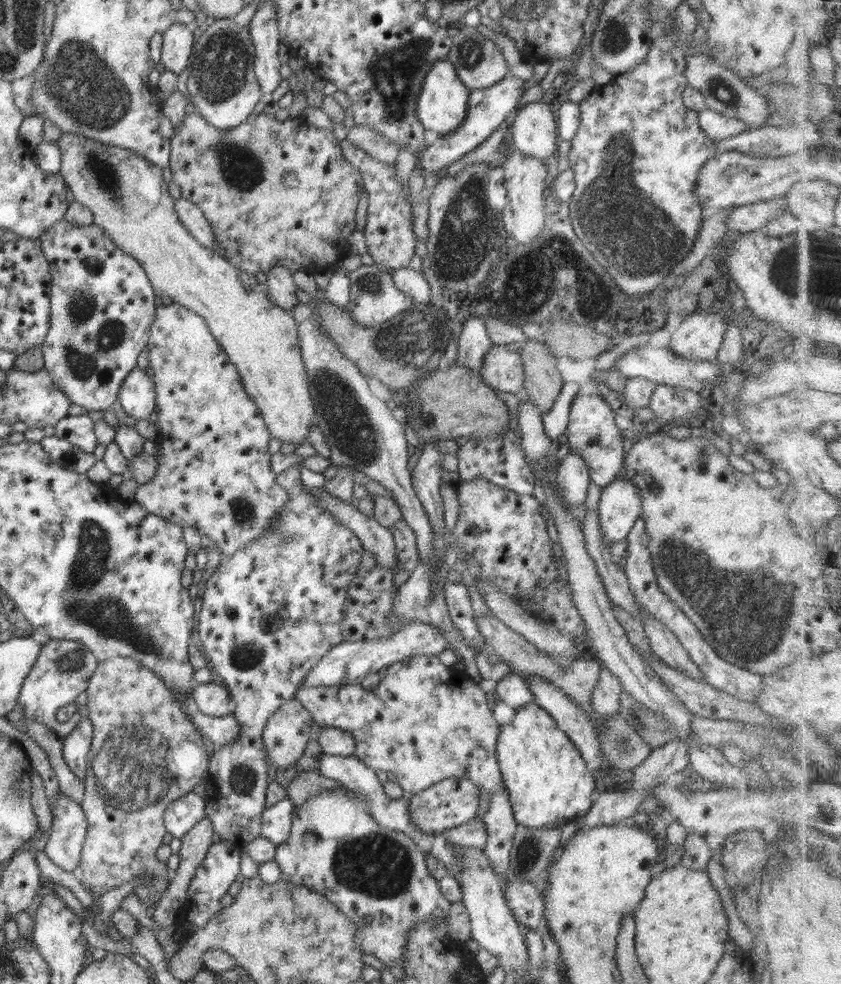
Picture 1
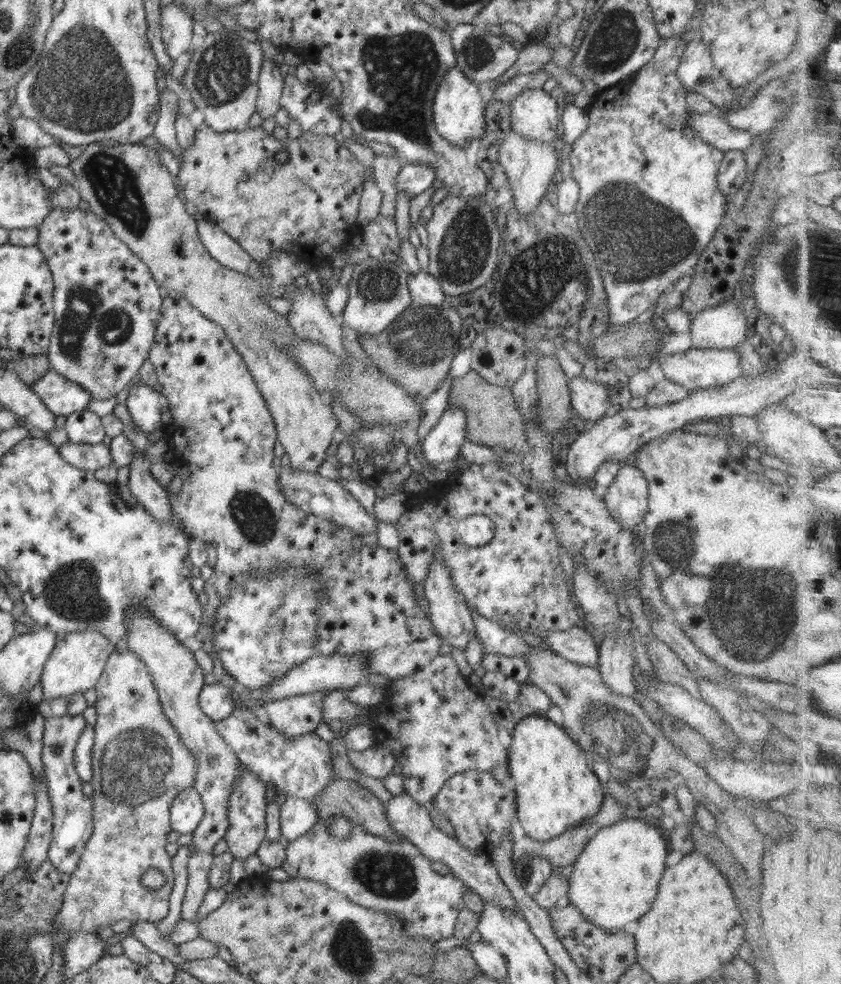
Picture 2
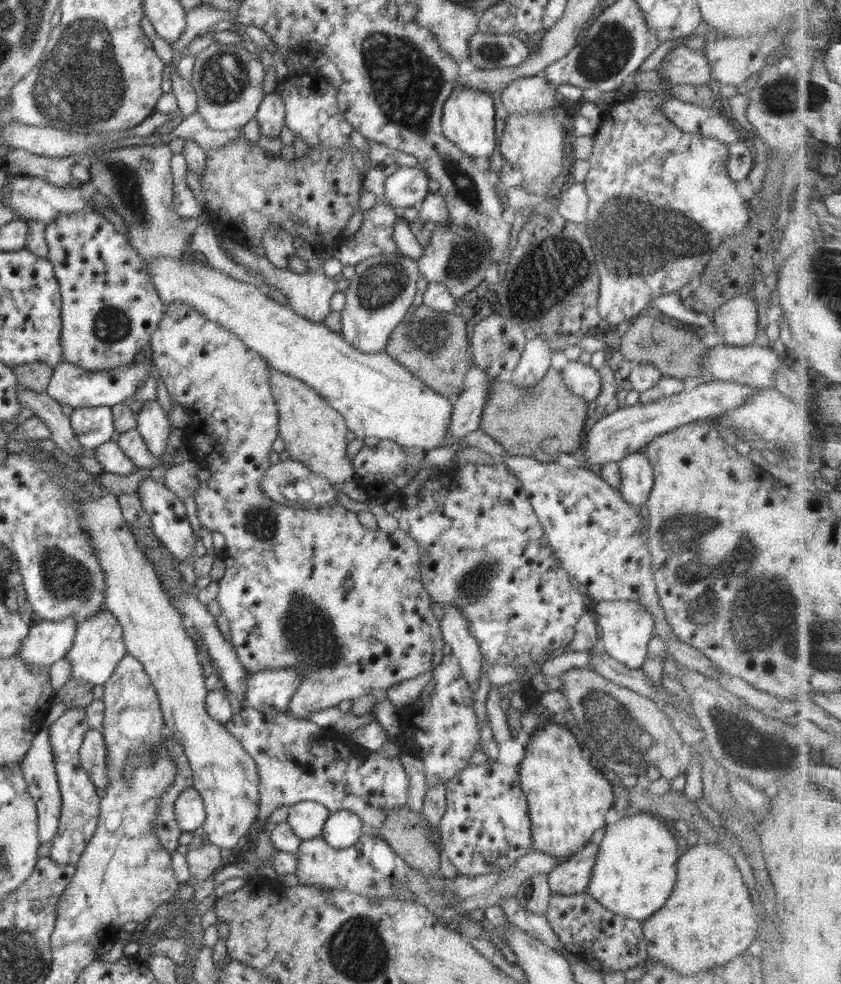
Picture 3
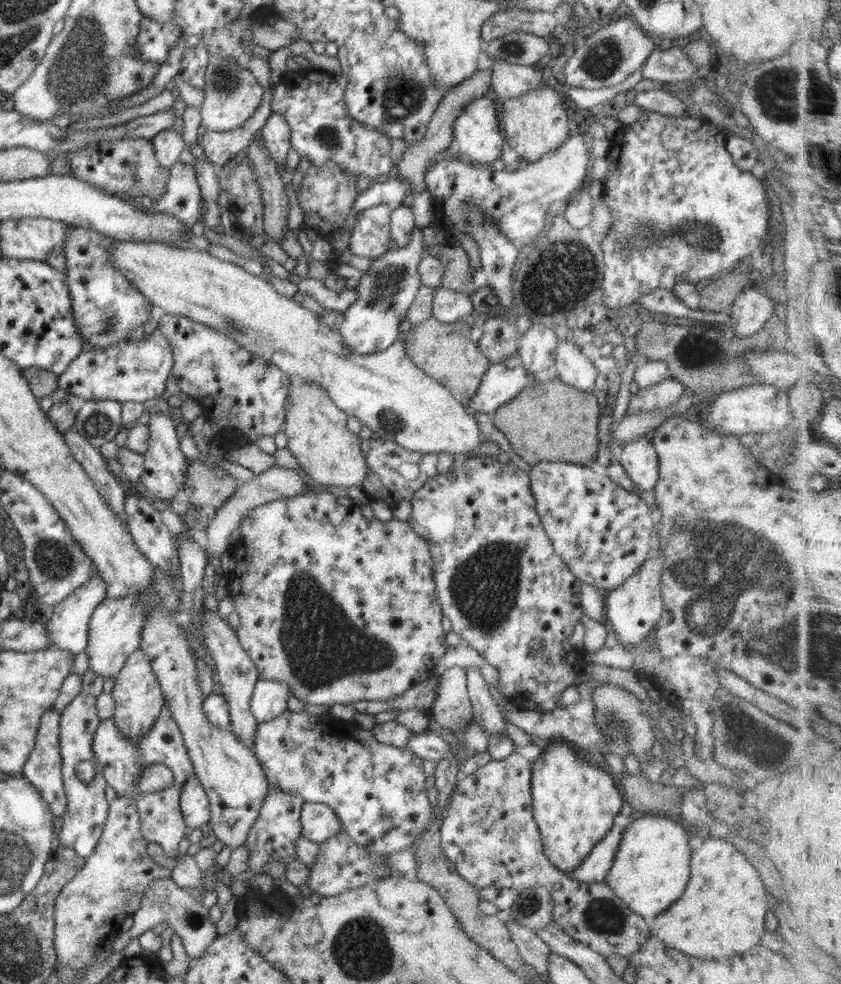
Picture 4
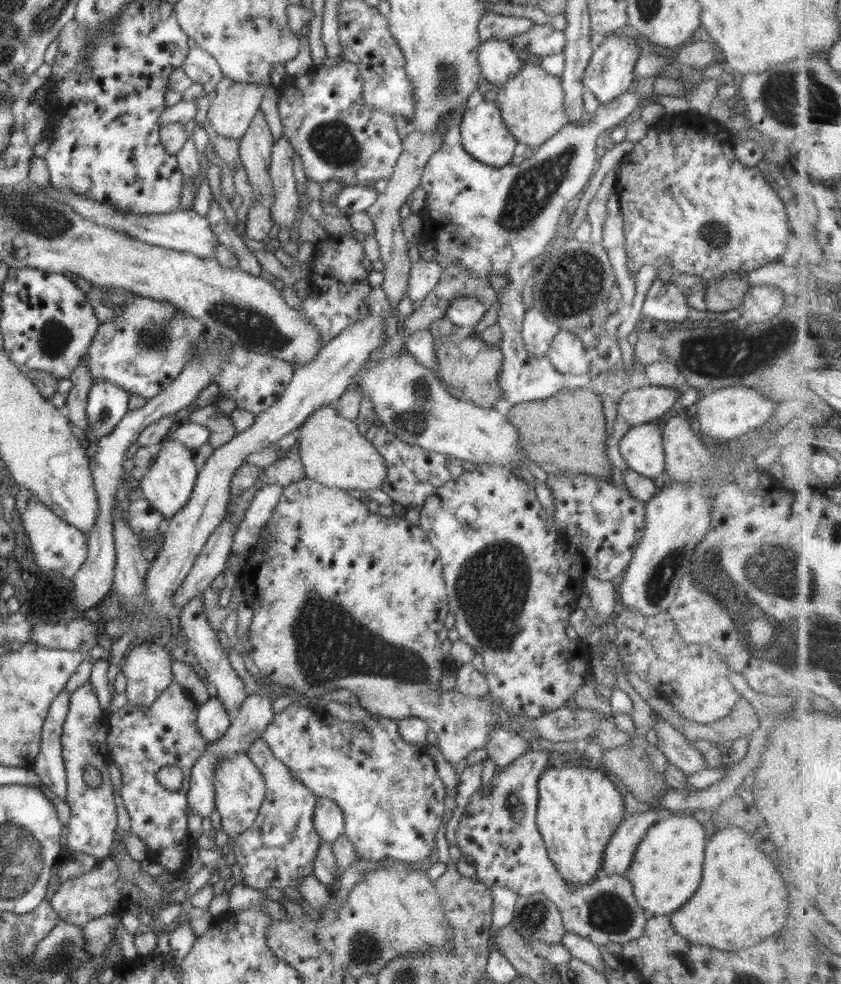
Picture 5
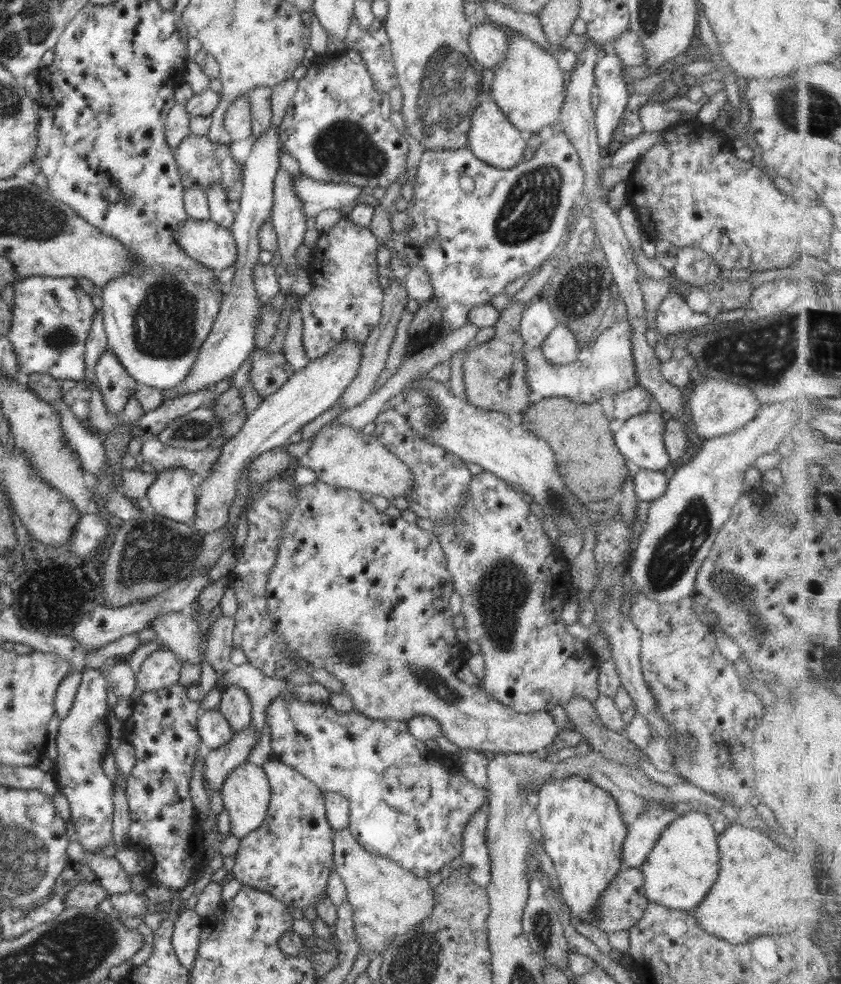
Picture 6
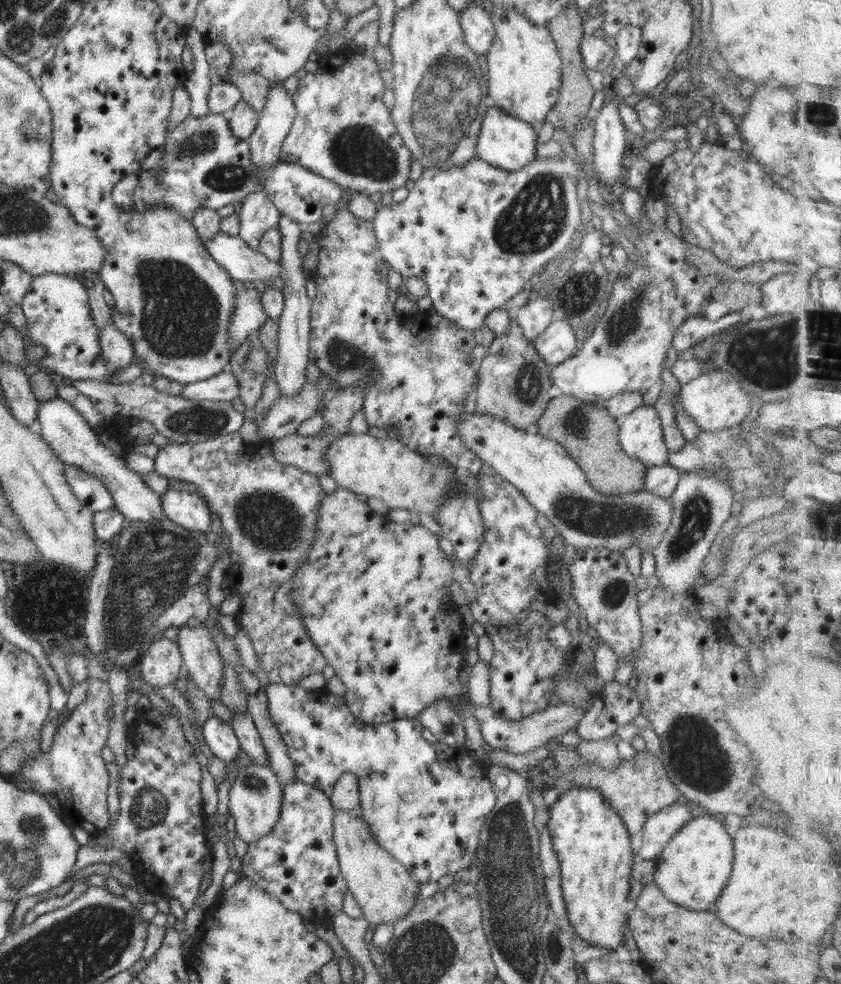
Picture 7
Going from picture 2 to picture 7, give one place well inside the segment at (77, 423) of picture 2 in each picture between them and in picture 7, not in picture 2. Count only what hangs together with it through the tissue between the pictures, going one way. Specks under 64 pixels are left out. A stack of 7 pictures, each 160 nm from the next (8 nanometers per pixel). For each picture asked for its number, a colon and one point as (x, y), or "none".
3: (93, 426)
4: (98, 421)
5: (107, 403)
6: (117, 387)
7: (116, 349)

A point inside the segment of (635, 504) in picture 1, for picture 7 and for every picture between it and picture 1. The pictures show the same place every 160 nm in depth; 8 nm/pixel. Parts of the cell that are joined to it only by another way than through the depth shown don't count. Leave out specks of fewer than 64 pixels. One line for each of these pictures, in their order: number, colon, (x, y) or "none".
2: (626, 498)
3: (636, 474)
4: (639, 459)
5: (641, 447)
6: (640, 439)
7: (641, 437)

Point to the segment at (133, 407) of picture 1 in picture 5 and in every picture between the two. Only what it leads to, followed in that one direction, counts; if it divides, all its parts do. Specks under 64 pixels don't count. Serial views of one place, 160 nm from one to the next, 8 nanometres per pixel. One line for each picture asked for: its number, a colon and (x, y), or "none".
2: (142, 403)
3: (152, 423)
4: (165, 467)
5: (167, 485)

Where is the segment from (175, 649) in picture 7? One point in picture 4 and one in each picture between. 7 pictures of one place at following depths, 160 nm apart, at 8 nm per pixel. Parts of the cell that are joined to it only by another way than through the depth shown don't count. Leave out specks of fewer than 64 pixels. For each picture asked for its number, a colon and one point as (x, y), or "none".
4: (136, 692)
5: (147, 667)
6: (161, 669)

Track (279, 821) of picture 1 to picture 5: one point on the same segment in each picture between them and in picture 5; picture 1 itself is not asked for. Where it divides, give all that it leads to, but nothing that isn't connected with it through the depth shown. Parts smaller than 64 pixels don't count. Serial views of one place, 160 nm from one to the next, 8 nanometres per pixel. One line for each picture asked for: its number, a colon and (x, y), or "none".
2: (297, 816)
3: (307, 819)
4: (319, 822)
5: (328, 818)

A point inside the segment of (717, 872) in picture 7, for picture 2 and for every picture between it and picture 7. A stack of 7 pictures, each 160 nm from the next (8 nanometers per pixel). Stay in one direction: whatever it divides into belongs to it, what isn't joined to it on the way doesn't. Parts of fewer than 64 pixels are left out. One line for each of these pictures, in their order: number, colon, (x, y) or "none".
2: (615, 880)
3: (635, 871)
4: (651, 870)
5: (666, 870)
6: (683, 864)

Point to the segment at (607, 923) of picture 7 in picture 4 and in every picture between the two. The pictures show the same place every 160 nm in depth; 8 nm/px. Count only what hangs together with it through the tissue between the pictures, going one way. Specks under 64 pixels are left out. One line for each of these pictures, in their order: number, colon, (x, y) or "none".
4: (574, 803)
5: (578, 810)
6: (582, 830)

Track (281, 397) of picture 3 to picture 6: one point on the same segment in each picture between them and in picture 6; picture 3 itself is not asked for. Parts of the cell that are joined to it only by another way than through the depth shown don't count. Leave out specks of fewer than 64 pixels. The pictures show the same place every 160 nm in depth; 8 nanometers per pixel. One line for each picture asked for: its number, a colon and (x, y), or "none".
4: (318, 438)
5: (333, 452)
6: (343, 457)

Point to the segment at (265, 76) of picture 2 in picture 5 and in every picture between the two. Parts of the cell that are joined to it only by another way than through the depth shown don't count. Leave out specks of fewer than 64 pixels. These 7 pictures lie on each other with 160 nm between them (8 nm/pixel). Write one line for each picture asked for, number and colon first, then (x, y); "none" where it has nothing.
3: (270, 115)
4: (276, 135)
5: (284, 208)

